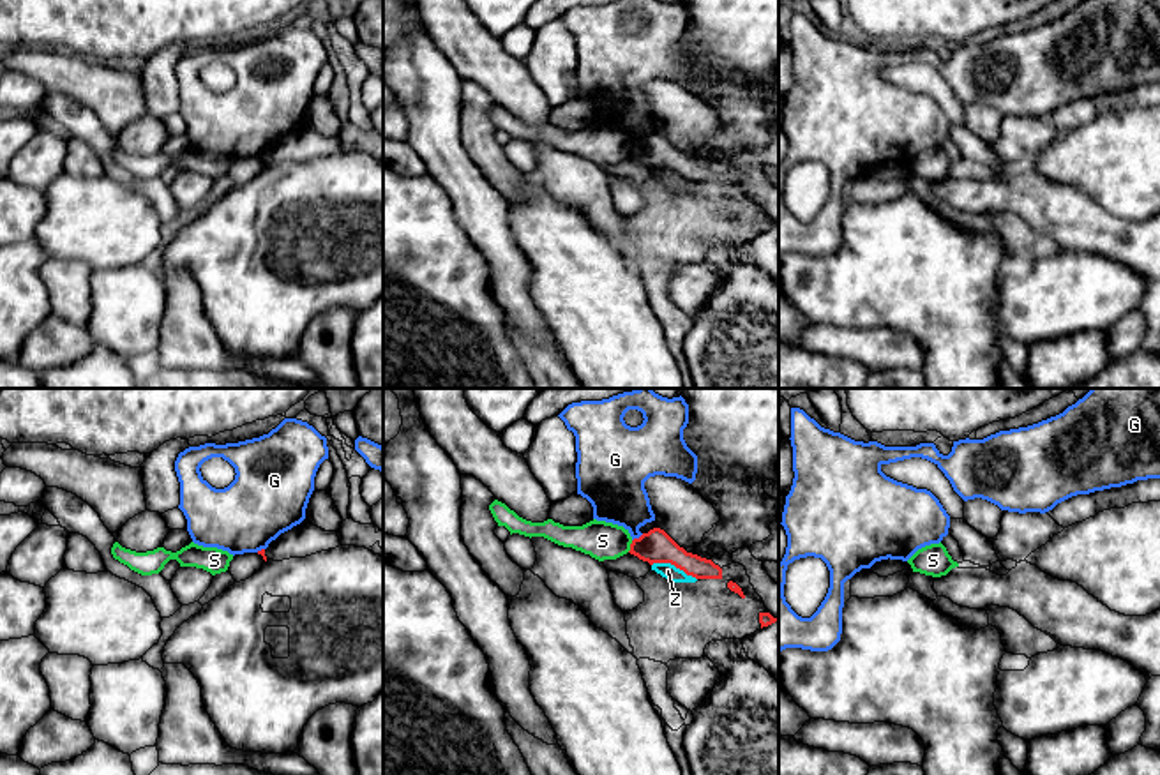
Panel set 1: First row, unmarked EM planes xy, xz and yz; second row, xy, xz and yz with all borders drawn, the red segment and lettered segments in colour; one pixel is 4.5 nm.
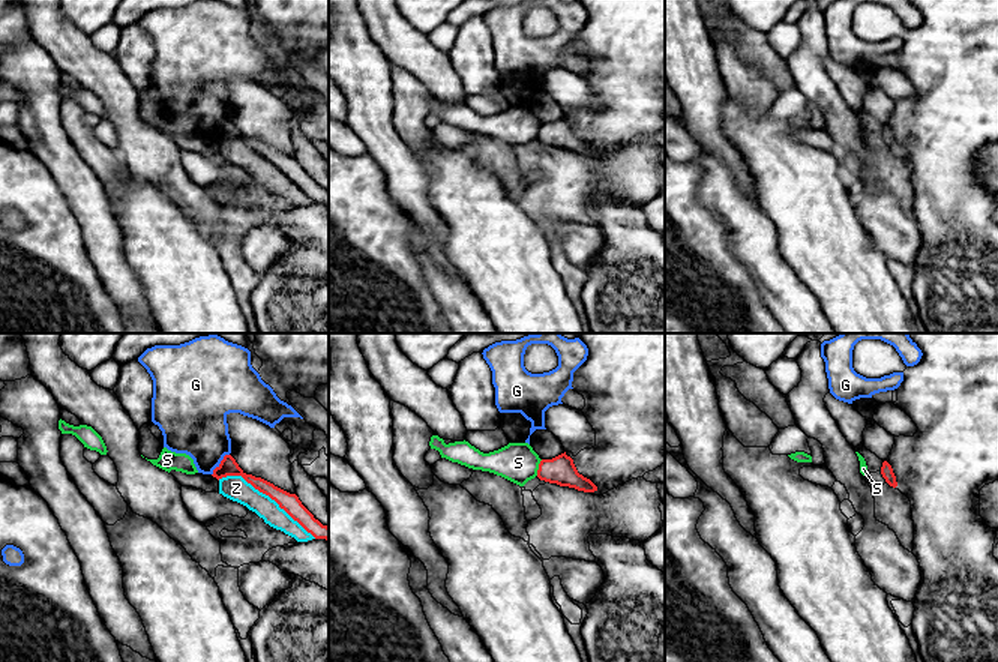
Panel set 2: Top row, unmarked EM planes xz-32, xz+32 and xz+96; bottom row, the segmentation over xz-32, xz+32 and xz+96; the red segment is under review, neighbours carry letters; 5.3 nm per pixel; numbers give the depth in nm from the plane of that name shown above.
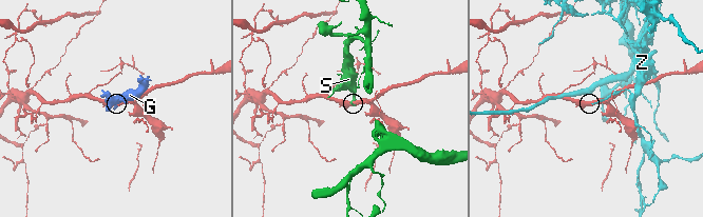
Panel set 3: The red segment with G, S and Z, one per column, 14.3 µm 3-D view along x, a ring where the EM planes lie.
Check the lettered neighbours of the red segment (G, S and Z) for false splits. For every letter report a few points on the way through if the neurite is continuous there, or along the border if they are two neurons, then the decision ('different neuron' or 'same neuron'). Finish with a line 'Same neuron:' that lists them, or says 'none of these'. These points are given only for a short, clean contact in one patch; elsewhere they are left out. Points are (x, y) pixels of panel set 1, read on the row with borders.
G: along xz (643, 534), (632, 541) | different neuron
S: along xz (632, 541), (627, 551) | different neuron
Z: different neuron
Same neuron: none of these

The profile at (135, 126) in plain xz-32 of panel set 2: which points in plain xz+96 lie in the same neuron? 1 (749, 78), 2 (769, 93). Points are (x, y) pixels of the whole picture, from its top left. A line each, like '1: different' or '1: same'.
1: different
2: different

